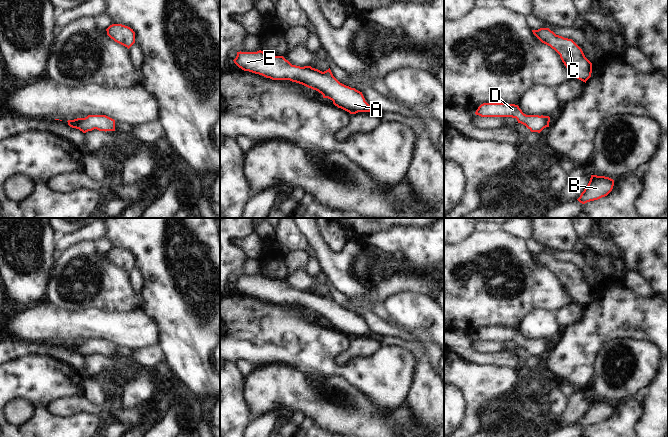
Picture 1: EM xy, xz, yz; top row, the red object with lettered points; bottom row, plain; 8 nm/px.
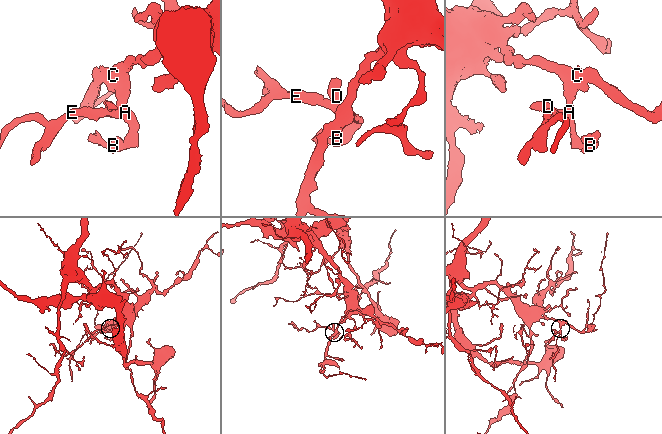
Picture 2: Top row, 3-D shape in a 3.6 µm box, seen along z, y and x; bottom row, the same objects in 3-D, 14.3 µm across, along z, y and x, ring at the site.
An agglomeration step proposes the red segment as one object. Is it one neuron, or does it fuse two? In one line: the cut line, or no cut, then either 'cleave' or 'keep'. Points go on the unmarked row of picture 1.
no cut; keep

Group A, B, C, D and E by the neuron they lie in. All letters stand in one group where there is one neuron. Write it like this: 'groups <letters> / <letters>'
groups A B C D E

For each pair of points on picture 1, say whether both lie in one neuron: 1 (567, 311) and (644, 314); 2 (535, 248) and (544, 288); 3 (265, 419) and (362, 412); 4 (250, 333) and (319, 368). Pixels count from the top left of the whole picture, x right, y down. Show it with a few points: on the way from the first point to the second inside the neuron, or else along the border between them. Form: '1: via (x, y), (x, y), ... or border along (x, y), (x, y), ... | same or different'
1: border along (586, 307), (584, 316), (567, 328) | different
2: border along (524, 240), (525, 246), (532, 253) | different
3: border along (274, 410), (268, 410), (253, 418) | different
4: via (267, 333), (285, 334), (302, 351) | same

